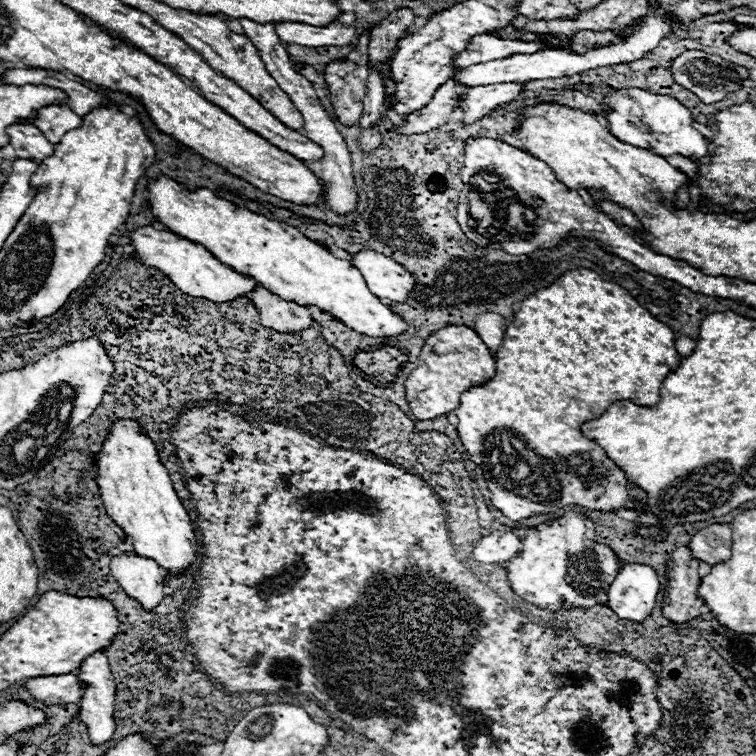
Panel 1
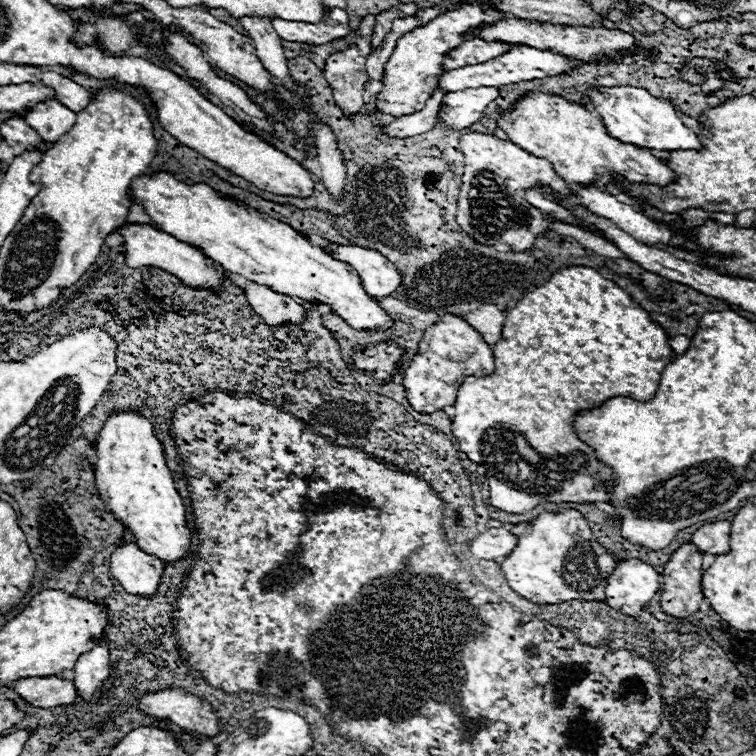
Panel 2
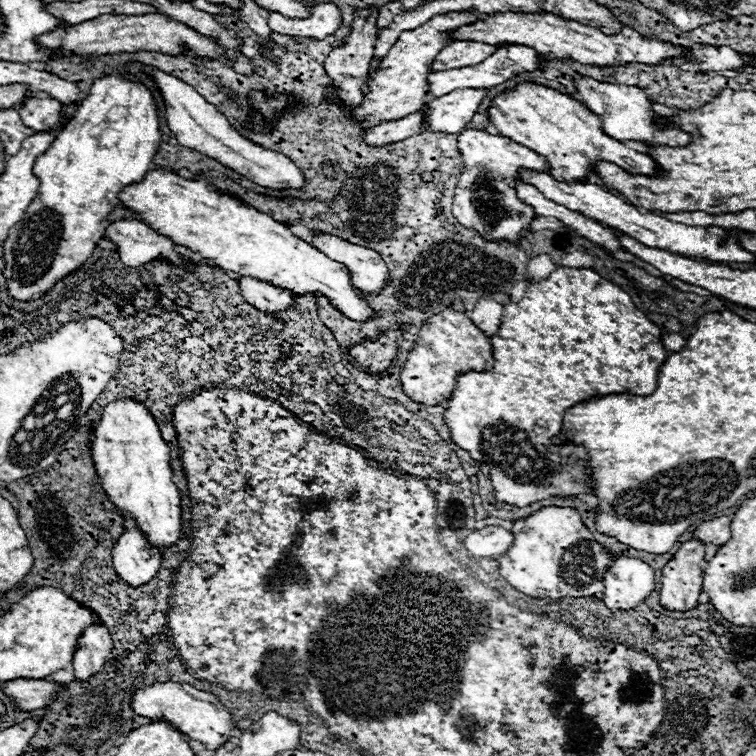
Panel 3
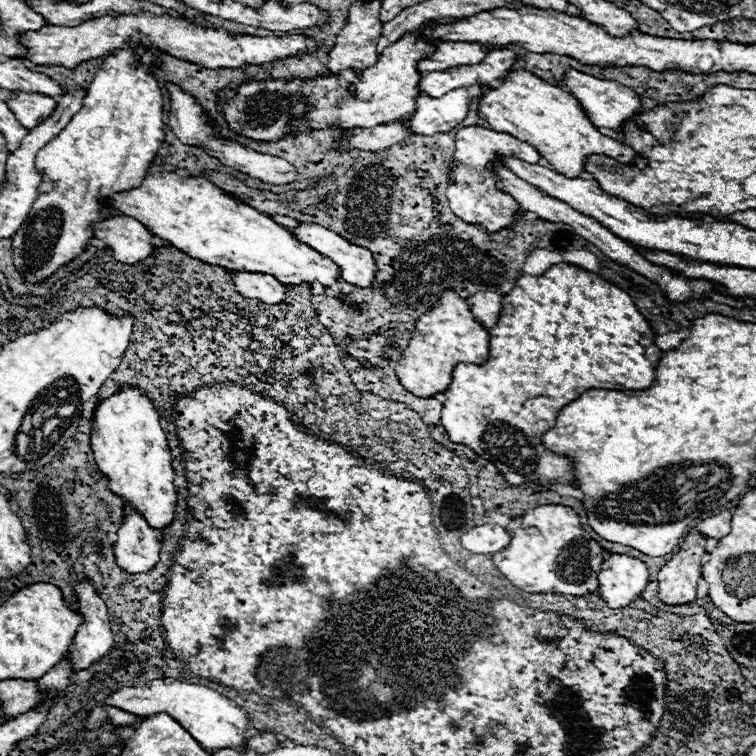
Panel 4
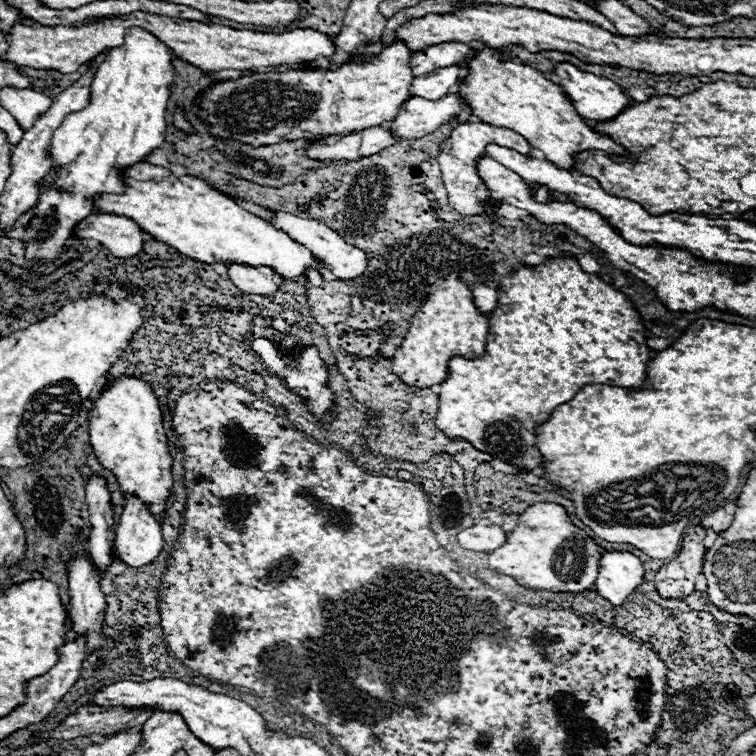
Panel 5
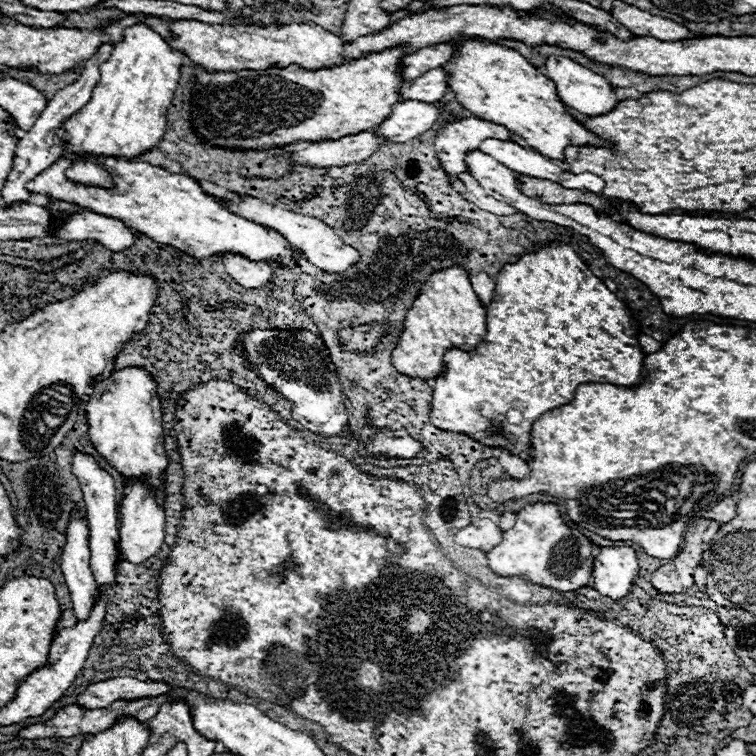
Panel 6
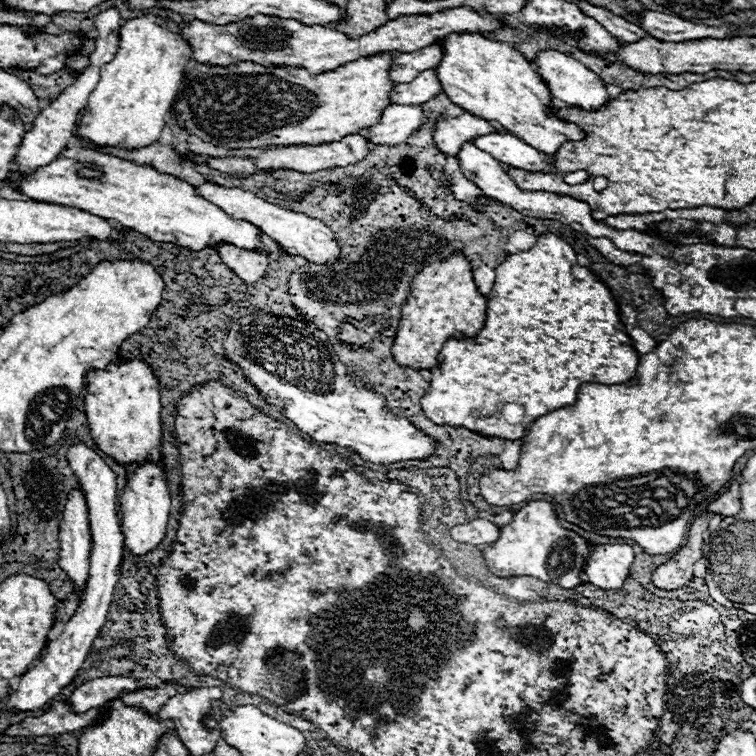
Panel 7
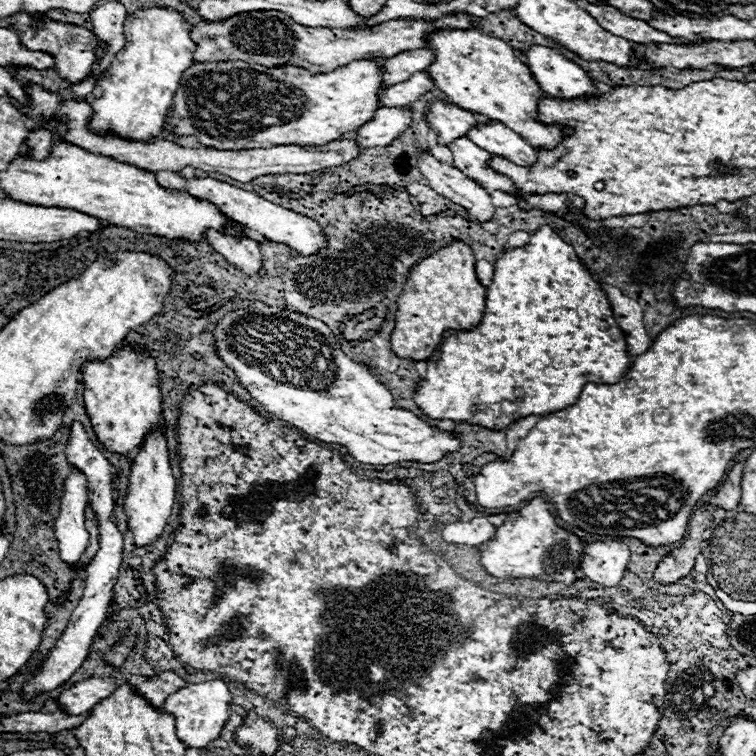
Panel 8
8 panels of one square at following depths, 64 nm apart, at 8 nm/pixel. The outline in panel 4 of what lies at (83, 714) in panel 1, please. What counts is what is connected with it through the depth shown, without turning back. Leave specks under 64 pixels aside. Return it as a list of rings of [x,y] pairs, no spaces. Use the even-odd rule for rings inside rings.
[[[80,582],[76,590],[78,590],[78,610],[80,614],[86,616],[86,622],[78,628],[70,654],[72,666],[76,668],[76,672],[80,672],[100,662],[100,658],[106,656],[108,650],[112,650],[114,638],[110,632],[106,606],[102,598],[94,594],[90,582]]]

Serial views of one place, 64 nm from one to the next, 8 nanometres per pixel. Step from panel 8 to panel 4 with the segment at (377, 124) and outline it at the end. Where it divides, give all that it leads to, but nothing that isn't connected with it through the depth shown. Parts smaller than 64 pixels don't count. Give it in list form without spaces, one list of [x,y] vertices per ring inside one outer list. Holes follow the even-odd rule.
[[[456,88],[456,92],[448,92],[440,96],[440,100],[420,96],[416,104],[416,112],[410,116],[410,128],[416,134],[432,136],[460,126],[460,122],[468,116],[472,94],[466,88]]]

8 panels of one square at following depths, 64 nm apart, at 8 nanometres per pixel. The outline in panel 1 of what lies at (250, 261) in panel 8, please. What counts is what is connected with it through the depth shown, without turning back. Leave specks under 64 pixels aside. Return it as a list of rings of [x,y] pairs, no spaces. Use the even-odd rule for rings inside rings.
[[[258,286],[250,294],[250,300],[256,306],[256,310],[260,312],[260,322],[278,332],[284,332],[284,334],[302,332],[302,330],[310,328],[314,322],[308,308],[298,306],[294,302],[286,302],[262,286]]]

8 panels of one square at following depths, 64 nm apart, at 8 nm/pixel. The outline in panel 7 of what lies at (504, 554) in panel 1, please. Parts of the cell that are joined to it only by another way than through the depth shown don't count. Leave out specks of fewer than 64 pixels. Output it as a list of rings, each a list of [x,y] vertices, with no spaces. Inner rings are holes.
[[[474,518],[466,524],[454,526],[450,530],[452,540],[460,542],[460,544],[470,544],[470,546],[480,546],[486,548],[490,544],[494,544],[500,538],[500,528],[496,524],[492,524],[486,518]]]

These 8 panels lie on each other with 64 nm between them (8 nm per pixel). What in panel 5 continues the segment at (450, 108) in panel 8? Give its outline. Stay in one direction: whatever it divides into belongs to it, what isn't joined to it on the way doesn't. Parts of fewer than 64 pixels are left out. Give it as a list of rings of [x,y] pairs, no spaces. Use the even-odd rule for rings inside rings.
[[[468,122],[468,124],[456,126],[452,130],[450,138],[446,140],[444,150],[440,152],[438,162],[442,166],[450,206],[462,216],[486,214],[488,218],[498,218],[496,212],[492,212],[490,208],[484,206],[492,196],[490,196],[484,180],[480,180],[478,168],[476,168],[476,160],[480,160],[480,156],[486,154],[484,148],[488,144],[504,144],[504,148],[516,148],[516,152],[524,152],[524,156],[530,156],[530,150],[532,150],[532,146],[520,134],[506,130],[506,128],[496,128],[496,126],[490,126],[490,124],[484,124],[484,122]]]

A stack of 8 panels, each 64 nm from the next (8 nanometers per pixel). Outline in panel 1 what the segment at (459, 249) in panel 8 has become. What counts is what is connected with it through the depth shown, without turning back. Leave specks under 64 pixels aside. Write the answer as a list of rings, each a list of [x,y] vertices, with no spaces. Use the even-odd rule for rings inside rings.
[[[446,326],[426,340],[418,356],[416,370],[406,378],[406,400],[416,420],[432,420],[454,412],[460,404],[462,392],[492,380],[496,360],[488,346],[468,326]]]

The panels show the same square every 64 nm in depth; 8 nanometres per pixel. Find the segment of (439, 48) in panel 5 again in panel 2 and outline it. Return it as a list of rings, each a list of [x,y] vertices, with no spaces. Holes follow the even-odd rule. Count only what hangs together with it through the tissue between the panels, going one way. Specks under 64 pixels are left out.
[[[470,38],[464,40],[462,46],[454,48],[446,60],[444,60],[444,70],[454,70],[454,68],[464,68],[470,64],[480,64],[486,60],[492,60],[494,56],[504,54],[508,48],[514,48],[514,44],[508,42],[486,42],[482,38]]]

